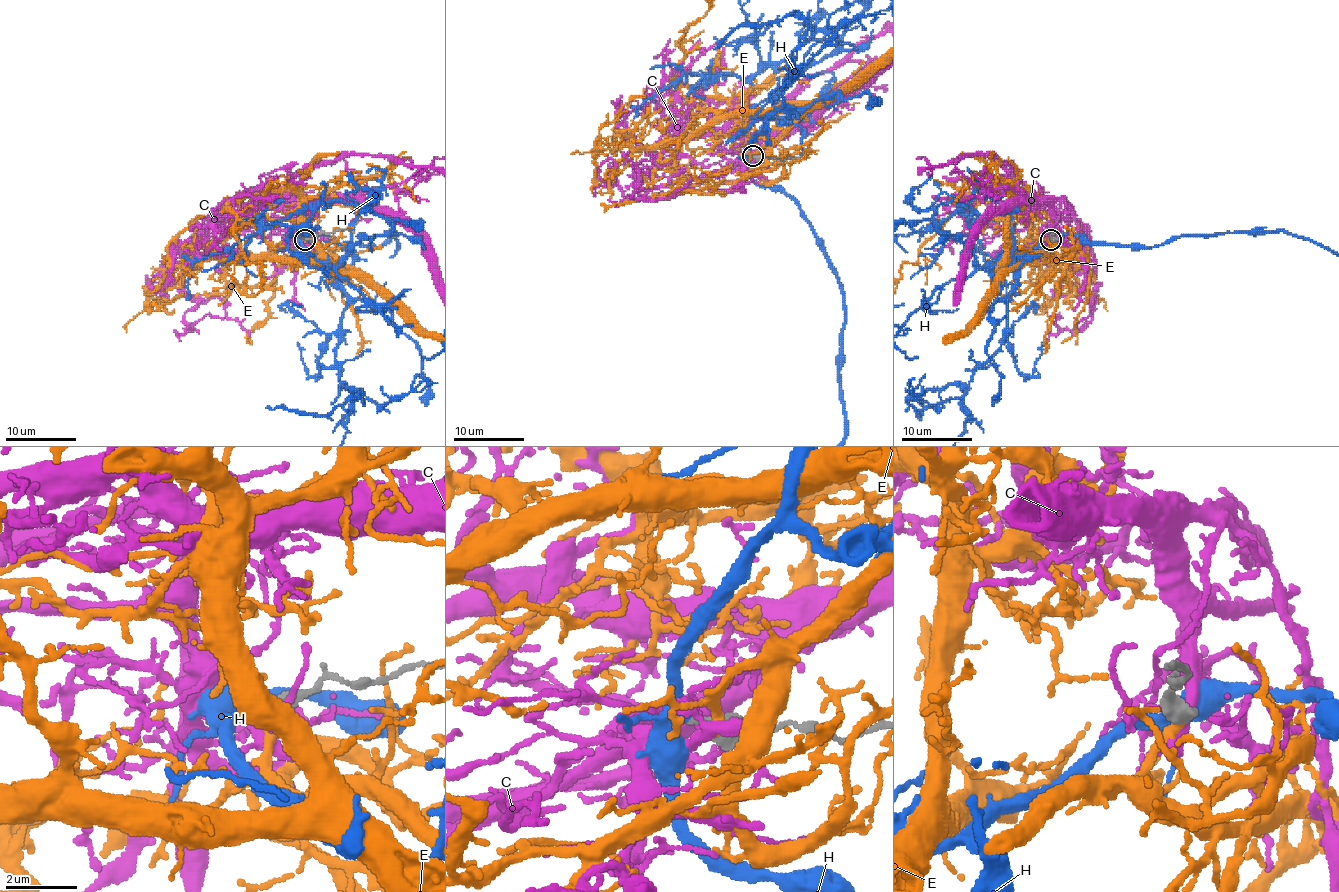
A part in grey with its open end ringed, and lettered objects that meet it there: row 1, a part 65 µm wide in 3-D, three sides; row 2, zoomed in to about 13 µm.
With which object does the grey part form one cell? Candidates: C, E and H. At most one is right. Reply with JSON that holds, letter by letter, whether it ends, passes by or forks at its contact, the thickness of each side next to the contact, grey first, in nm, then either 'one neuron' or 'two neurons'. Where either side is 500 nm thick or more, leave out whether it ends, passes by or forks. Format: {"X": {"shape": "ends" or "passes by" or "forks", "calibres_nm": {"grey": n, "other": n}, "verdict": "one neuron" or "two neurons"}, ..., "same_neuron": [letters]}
{"C": {"calibres_nm": {"grey": 550, "other": 240}, "verdict": "two neurons"}, "E": {"calibres_nm": {"grey": 600, "other": 260}, "verdict": "two neurons"}, "H": {"shape": "forks", "calibres_nm": {"grey": 360, "other": 320}, "verdict": "one neuron"}, "same_neuron": ["H"]}

